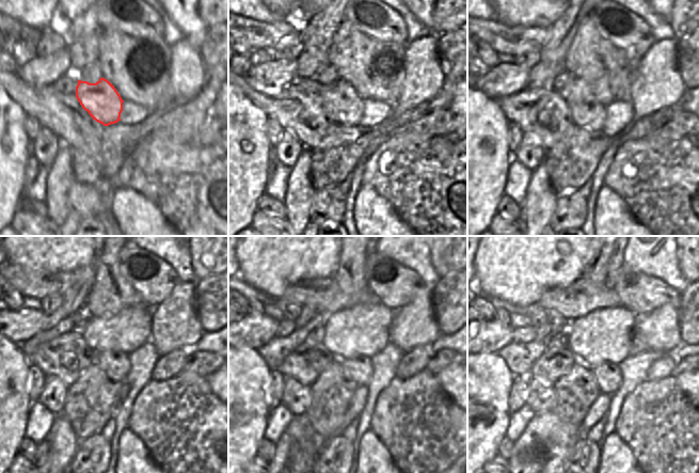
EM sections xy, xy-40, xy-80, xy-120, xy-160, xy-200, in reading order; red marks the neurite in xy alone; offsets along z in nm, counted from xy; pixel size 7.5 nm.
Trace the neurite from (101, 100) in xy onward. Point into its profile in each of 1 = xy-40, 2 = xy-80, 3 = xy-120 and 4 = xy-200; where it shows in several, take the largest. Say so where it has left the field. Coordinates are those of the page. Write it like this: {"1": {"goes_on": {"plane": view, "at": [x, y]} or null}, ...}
{"1": {"goes_on": {"plane": "xy-40", "at": [343, 105]}}, "2": {"goes_on": {"plane": "xy-80", "at": [589, 115]}}, "3": {"goes_on": {"plane": "xy-120", "at": [116, 365]}}, "4": {"goes_on": {"plane": "xy-200", "at": [608, 376]}}}

